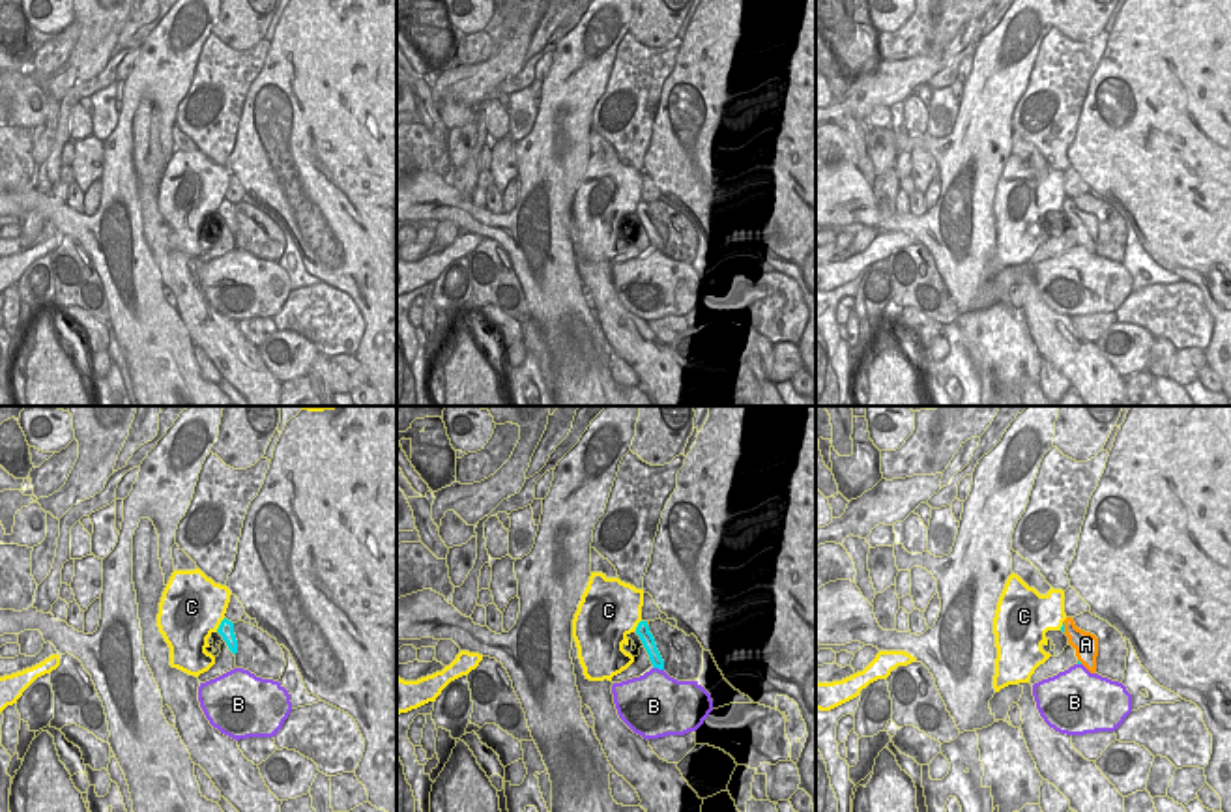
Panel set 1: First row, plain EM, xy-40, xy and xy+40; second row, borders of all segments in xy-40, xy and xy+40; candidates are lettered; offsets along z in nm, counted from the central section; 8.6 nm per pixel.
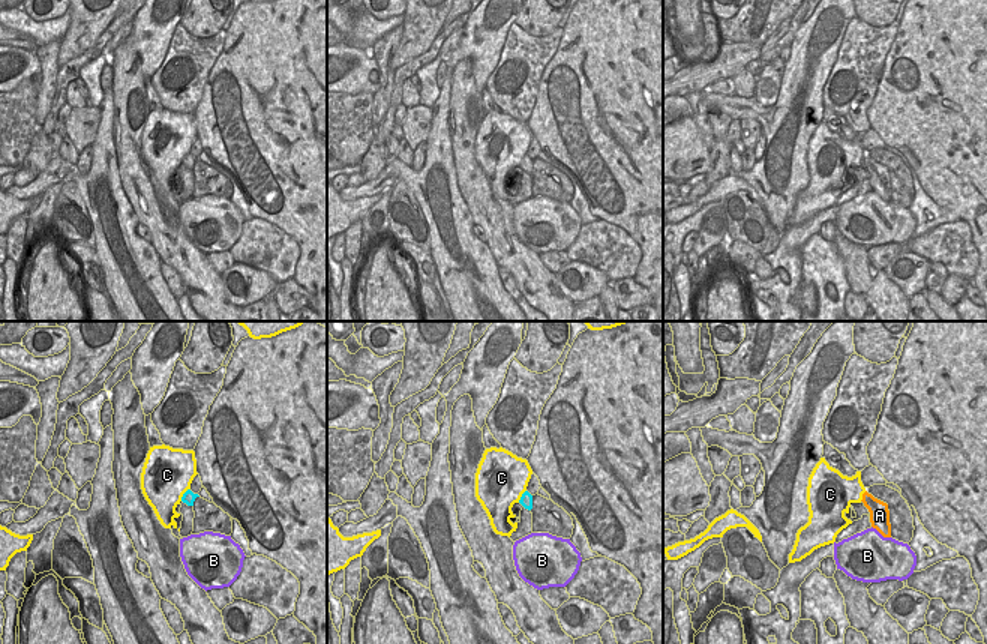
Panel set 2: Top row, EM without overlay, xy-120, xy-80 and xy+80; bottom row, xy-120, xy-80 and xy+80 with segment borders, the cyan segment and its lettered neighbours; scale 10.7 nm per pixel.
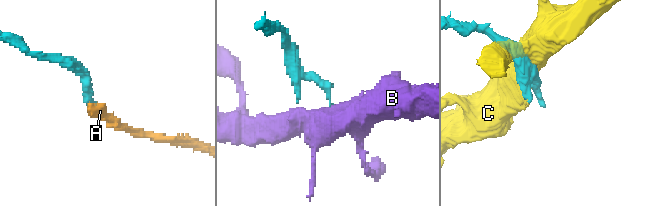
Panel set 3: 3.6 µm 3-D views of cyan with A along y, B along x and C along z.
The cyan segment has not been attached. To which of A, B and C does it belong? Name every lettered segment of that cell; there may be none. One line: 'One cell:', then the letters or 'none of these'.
One cell: A

